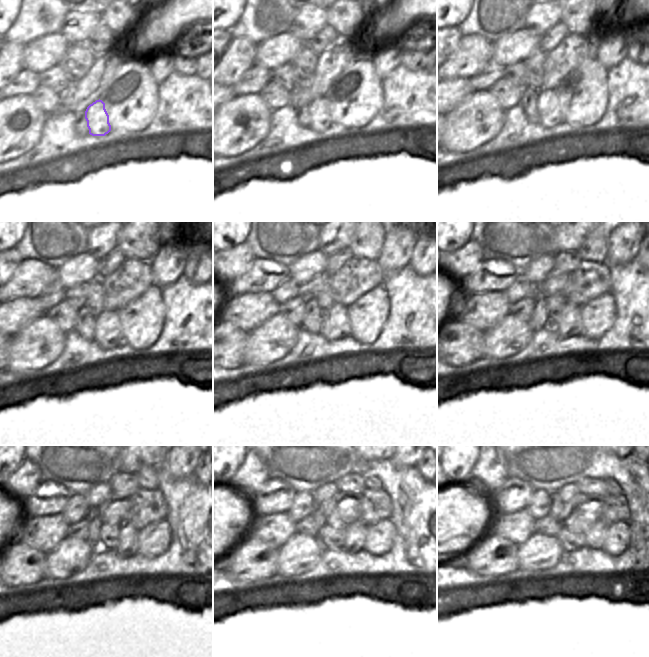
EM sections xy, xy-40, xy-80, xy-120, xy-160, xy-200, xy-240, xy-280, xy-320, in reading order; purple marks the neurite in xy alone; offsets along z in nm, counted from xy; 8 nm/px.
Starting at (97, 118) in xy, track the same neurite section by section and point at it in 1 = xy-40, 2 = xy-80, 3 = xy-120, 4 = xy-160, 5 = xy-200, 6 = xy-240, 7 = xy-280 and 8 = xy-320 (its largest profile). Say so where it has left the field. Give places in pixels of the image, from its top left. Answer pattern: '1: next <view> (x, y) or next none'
1: next xy-40 (321, 119)
2: next xy-80 (548, 107)
3: next xy-120 (108, 332)
4: next xy-160 (335, 325)
5: next xy-200 (568, 323)
6: next xy-240 (128, 544)
7: next xy-280 (355, 533)
8: next xy-320 (594, 537)

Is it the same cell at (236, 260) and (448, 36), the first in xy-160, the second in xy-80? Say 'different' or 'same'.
same

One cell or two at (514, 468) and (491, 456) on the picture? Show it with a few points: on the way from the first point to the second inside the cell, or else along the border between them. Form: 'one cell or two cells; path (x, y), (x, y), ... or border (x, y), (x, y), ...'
two cells; border (501, 455), (507, 477)

